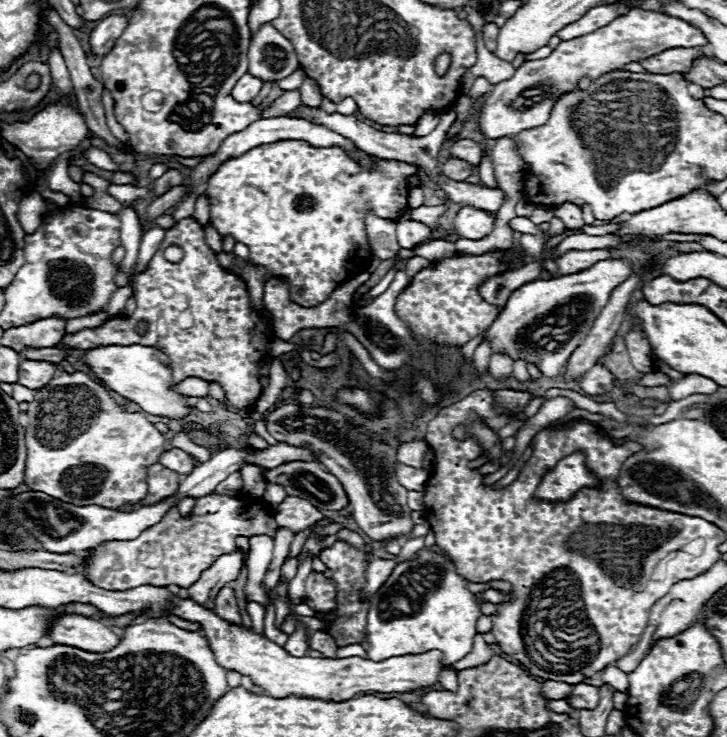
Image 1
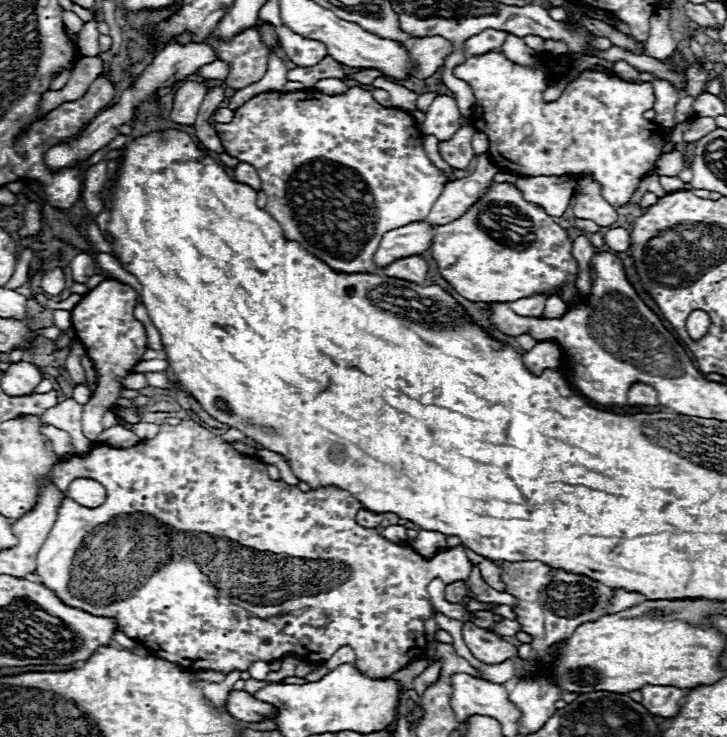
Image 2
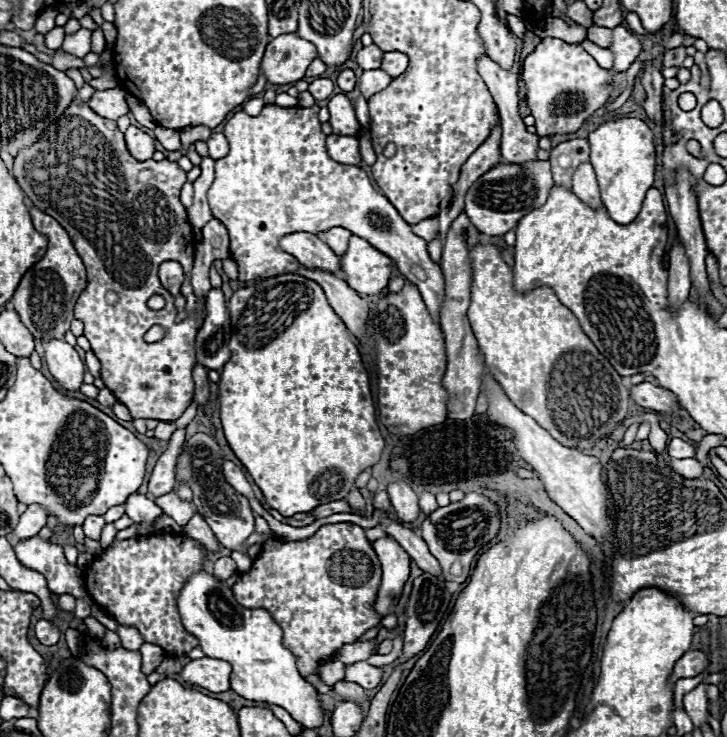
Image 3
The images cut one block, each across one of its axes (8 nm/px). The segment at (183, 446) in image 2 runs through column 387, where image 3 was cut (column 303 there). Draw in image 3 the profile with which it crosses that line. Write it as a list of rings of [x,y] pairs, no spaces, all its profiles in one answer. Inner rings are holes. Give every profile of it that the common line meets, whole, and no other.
[[[340,522],[326,524],[314,536],[296,542],[276,536],[266,538],[260,556],[250,570],[238,574],[232,588],[242,606],[270,610],[284,630],[284,645],[292,650],[297,669],[306,678],[334,660],[334,654],[344,644],[356,642],[364,632],[380,624],[382,618],[370,610],[380,576],[382,570],[364,528]]]

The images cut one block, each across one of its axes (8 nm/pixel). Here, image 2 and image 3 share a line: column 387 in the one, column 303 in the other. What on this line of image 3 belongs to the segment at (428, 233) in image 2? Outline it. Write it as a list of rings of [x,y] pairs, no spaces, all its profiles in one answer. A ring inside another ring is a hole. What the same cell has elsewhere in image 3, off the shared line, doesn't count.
[[[294,232],[280,240],[282,250],[296,256],[302,266],[310,270],[324,270],[334,276],[342,276],[340,258],[318,236],[306,232]]]

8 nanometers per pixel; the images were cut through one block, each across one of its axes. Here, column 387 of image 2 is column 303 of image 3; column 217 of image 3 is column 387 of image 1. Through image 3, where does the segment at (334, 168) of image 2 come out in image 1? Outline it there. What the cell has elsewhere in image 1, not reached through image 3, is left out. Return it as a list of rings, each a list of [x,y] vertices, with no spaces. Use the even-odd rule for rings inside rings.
[[[278,140],[248,150],[244,156],[226,160],[208,180],[210,224],[220,234],[230,234],[250,250],[250,260],[268,266],[268,276],[282,276],[290,282],[290,298],[314,308],[324,302],[348,276],[358,274],[370,260],[370,246],[364,228],[364,210],[370,208],[380,218],[394,218],[408,202],[406,178],[416,174],[416,166],[396,160],[382,160],[378,172],[360,168],[342,148],[314,148],[304,140]]]

